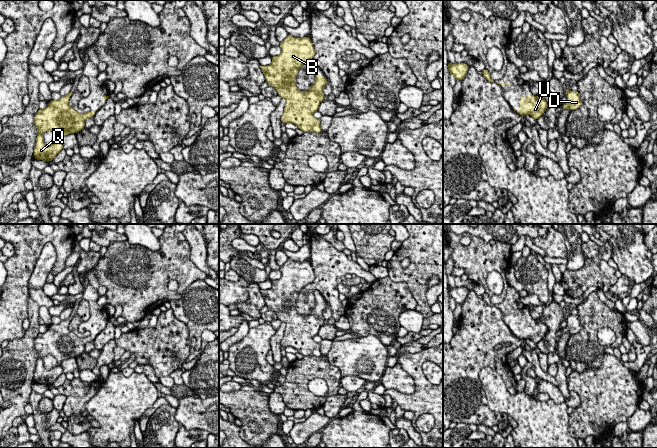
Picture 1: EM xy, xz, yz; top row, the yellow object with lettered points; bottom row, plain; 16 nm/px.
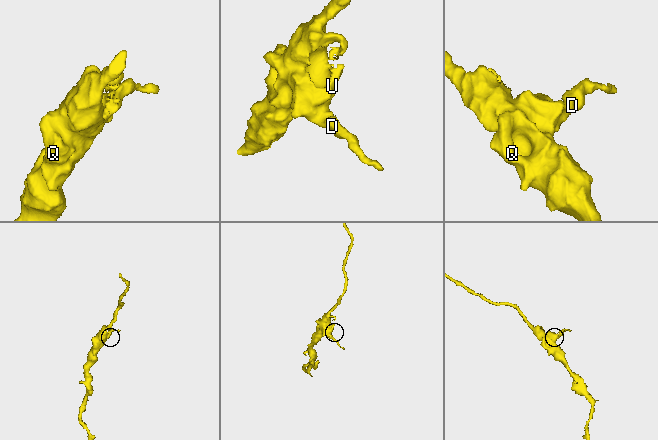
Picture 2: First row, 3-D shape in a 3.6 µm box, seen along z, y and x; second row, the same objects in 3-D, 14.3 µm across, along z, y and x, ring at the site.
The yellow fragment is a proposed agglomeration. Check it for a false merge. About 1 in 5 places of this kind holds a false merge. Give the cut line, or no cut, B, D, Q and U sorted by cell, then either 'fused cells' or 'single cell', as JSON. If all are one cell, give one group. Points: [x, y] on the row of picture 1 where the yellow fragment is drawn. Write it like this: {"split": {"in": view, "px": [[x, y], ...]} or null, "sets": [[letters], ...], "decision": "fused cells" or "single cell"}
{"split": null, "sets": [["B", "D", "Q", "U"]], "decision": "single cell"}

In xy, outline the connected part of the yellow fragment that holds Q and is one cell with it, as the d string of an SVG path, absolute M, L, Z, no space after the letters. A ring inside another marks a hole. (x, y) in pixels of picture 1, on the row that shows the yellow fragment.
M71 92L59 100L51 100L44 109L39 109L34 117L38 130L34 147L34 158L50 162L63 149L61 138L71 133L77 133L85 127L85 121L93 118L96 111L78 113L69 106ZM51 130L57 136L57 142L50 146L44 143L43 133Z

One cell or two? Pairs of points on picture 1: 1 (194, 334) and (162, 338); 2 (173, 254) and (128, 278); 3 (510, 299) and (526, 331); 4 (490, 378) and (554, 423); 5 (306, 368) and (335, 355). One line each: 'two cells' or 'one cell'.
1: two cells
2: one cell
3: one cell
4: one cell
5: two cells

